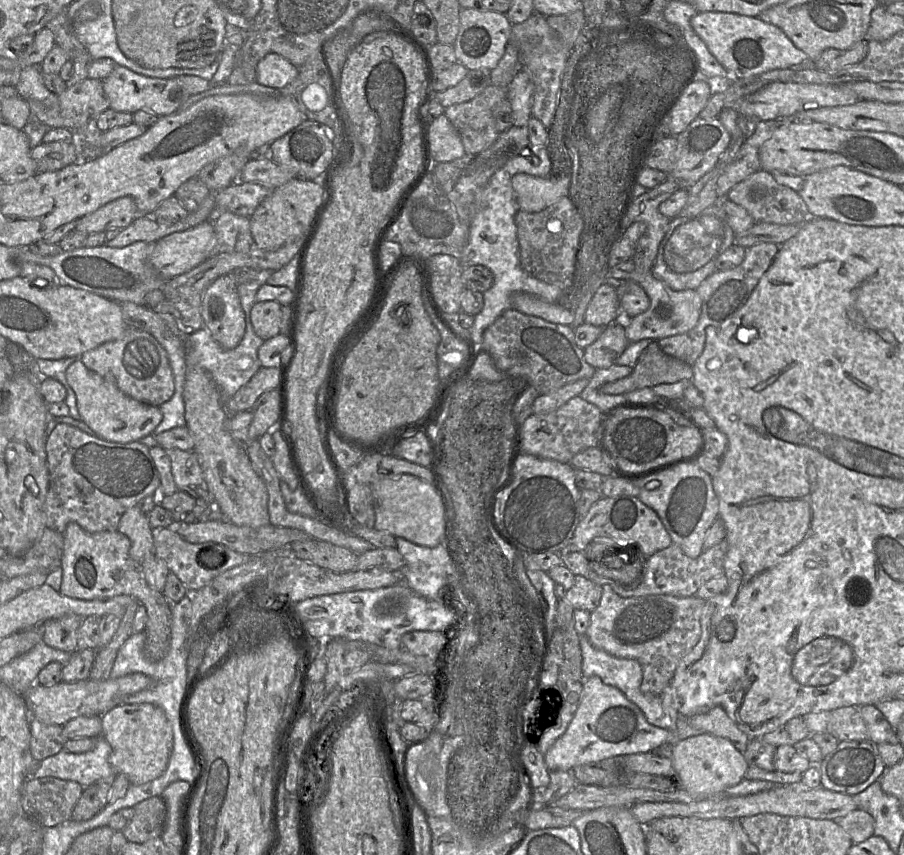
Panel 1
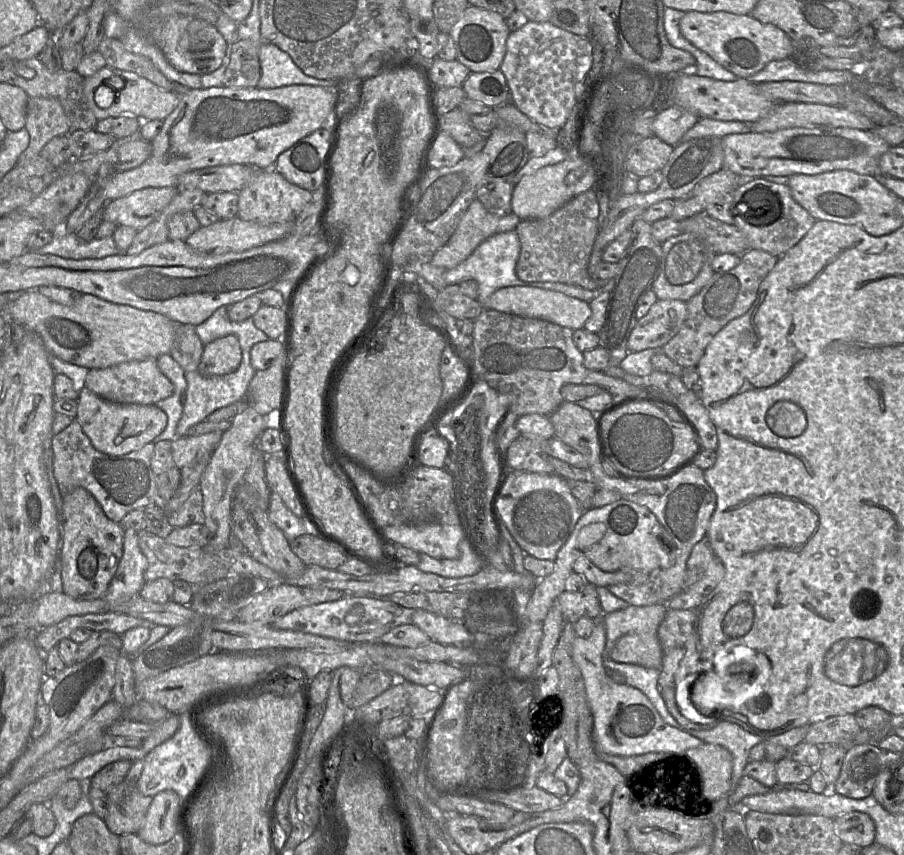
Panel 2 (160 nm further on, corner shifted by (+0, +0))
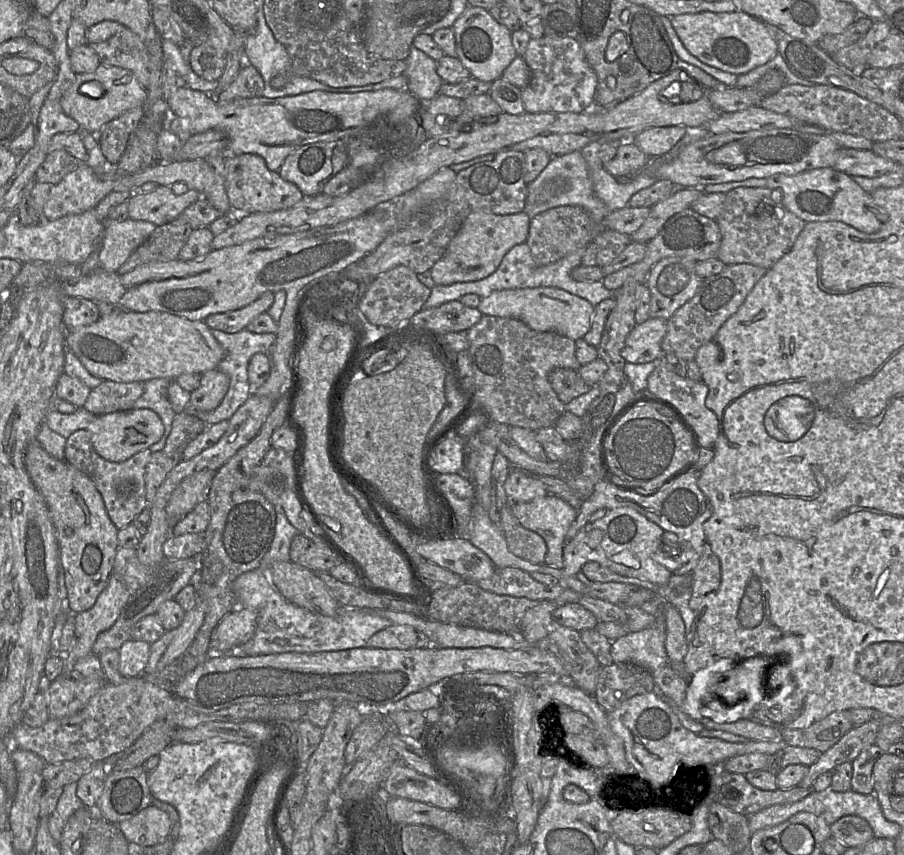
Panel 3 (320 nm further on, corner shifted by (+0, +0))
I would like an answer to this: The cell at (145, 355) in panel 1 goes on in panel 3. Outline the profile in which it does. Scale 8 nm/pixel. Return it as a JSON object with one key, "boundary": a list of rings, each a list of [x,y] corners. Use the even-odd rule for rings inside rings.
{"boundary":[[[103,380],[99,386],[91,389],[83,408],[95,415],[131,410],[133,409],[133,404],[143,394],[144,384],[144,382],[139,381],[123,383]]]}

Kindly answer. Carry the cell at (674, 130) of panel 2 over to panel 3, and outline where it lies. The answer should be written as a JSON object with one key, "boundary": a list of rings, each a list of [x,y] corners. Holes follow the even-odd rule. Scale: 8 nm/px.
{"boundary":[[[682,125],[651,127],[634,137],[634,143],[649,157],[660,157],[668,153],[686,134]]]}

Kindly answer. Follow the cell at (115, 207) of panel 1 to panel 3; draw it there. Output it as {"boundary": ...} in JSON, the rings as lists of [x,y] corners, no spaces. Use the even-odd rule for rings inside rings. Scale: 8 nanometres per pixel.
{"boundary":[[[158,186],[152,193],[135,193],[127,200],[129,218],[162,226],[176,219],[201,197],[194,189],[175,194],[170,186]]]}

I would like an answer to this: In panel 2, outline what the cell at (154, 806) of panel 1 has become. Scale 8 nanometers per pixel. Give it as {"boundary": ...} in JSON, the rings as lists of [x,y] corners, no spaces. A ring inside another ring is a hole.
{"boundary":[[[123,780],[106,793],[107,813],[104,822],[118,835],[136,834],[141,828],[153,797],[143,795],[136,784]]]}

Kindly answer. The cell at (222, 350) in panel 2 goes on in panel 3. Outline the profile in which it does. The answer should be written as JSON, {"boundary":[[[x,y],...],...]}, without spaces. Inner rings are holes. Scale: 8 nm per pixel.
{"boundary":[[[218,368],[204,372],[198,388],[191,392],[190,408],[199,412],[214,410],[227,393],[229,384],[229,377]]]}

